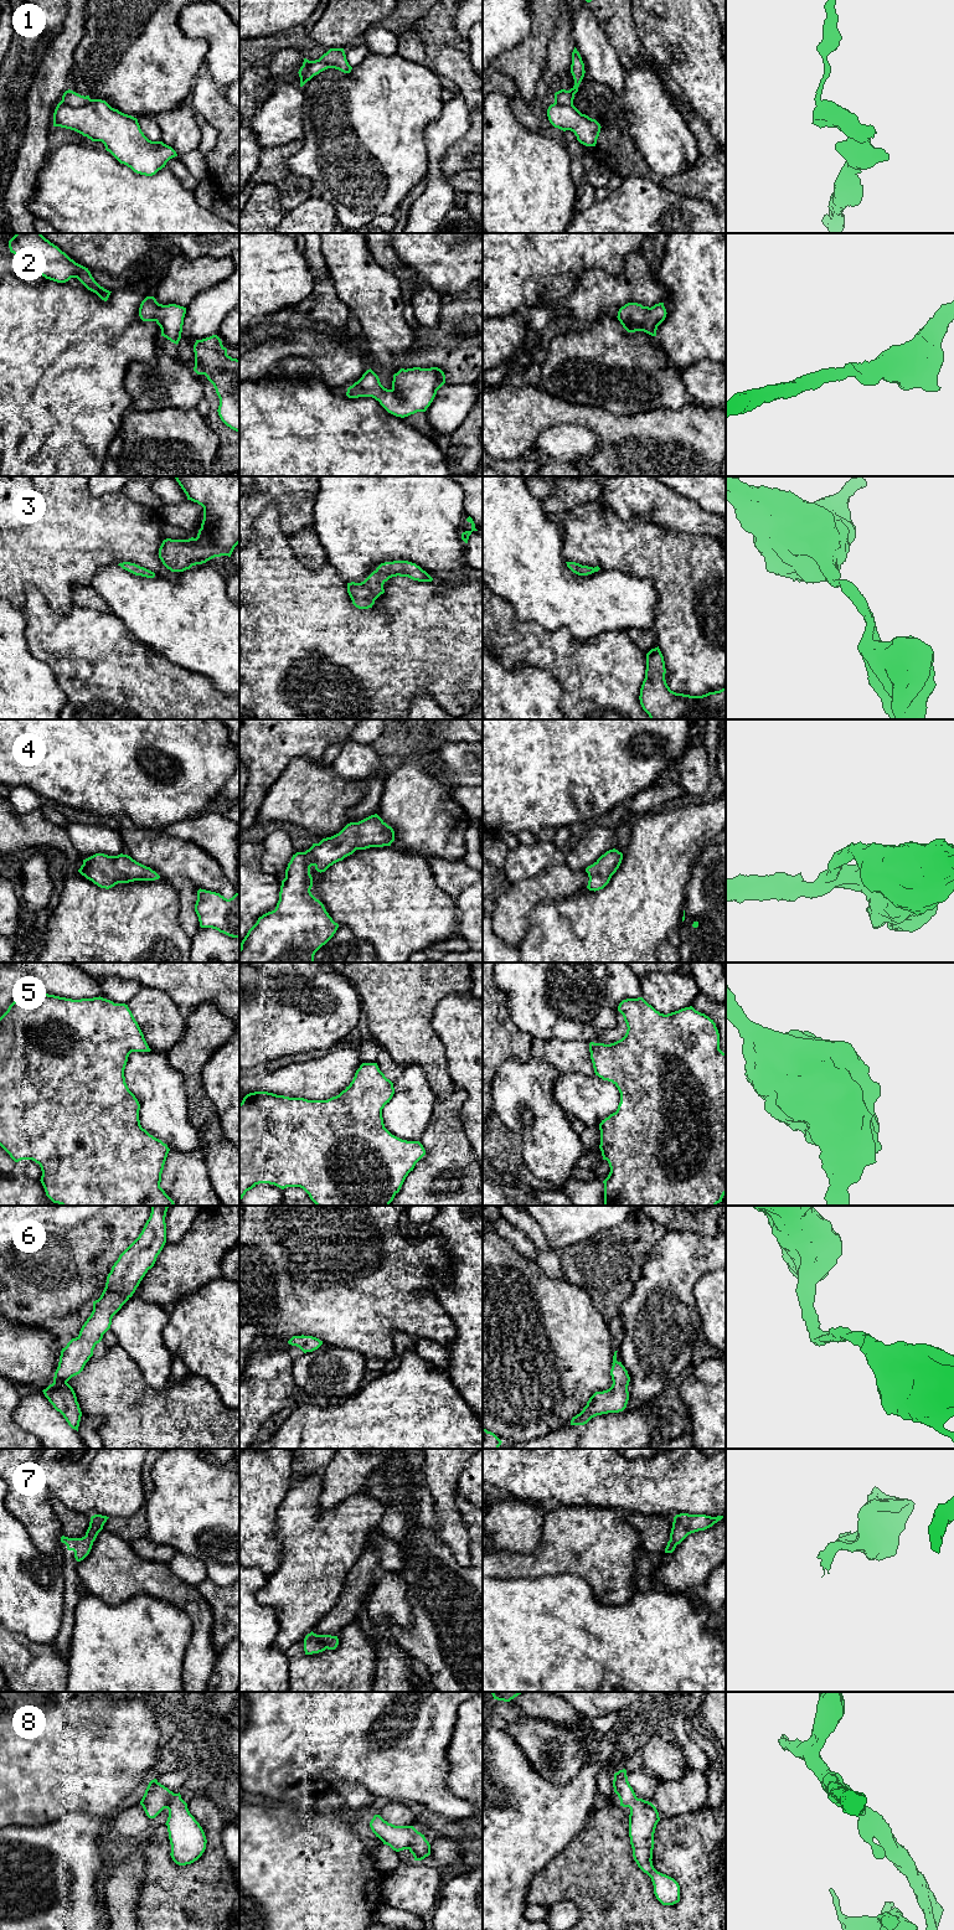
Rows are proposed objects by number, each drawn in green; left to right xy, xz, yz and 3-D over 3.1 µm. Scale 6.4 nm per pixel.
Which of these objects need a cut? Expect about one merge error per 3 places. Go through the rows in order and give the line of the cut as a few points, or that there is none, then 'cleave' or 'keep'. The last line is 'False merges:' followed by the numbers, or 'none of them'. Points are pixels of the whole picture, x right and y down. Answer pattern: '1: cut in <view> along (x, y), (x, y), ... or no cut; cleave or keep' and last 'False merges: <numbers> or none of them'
1: cut in xy along (91, 99), (80, 106), (68, 106), (61, 102); cleave
2: no cut; keep
3: no cut; keep
4: no cut; keep
5: no cut; keep
6: no cut; keep
7: no cut; keep
8: no cut; keep
False merges: 1

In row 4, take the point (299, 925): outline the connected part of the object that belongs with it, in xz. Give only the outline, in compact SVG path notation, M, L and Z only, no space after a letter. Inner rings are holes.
M377 814L359 822L347 824L339 834L323 838L305 852L293 855L282 881L279 901L274 910L258 918L241 943L239 963L314 963L315 953L336 933L339 924L326 912L310 889L313 877L310 867L325 872L334 863L342 861L356 850L391 846L395 831Z

